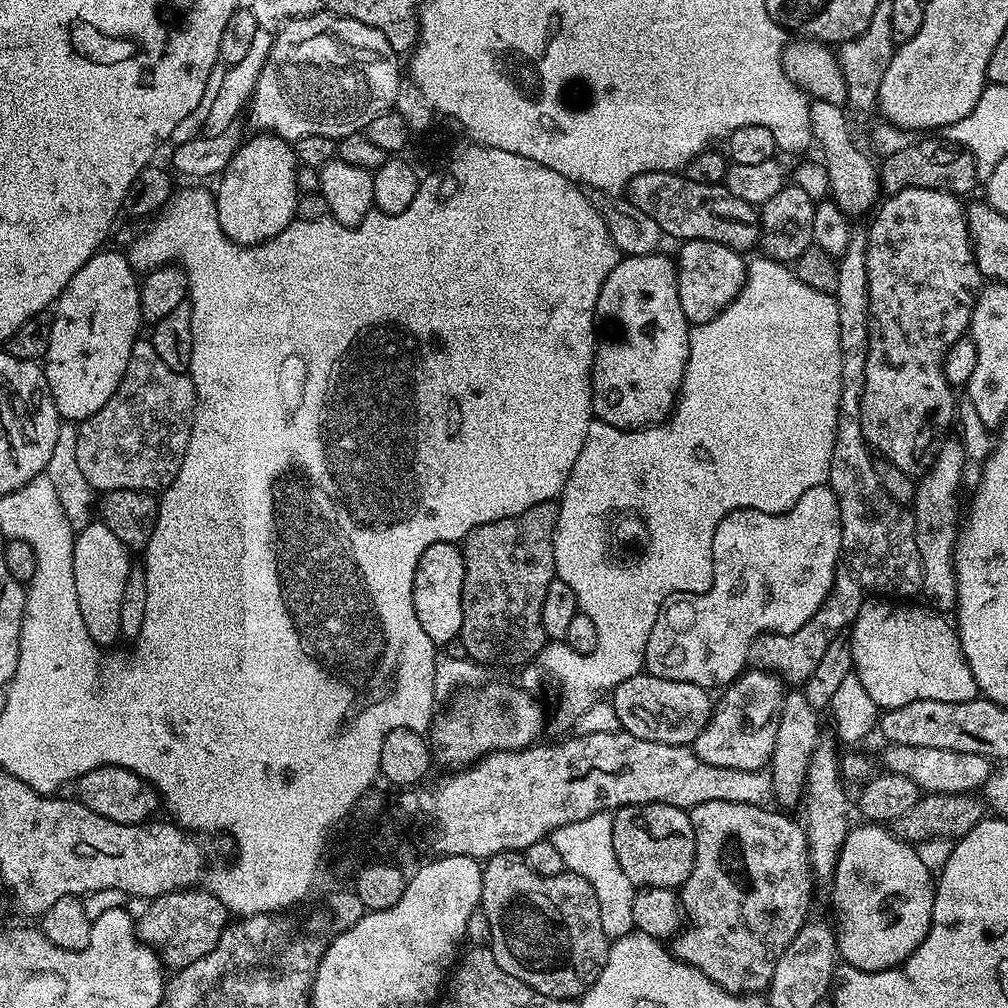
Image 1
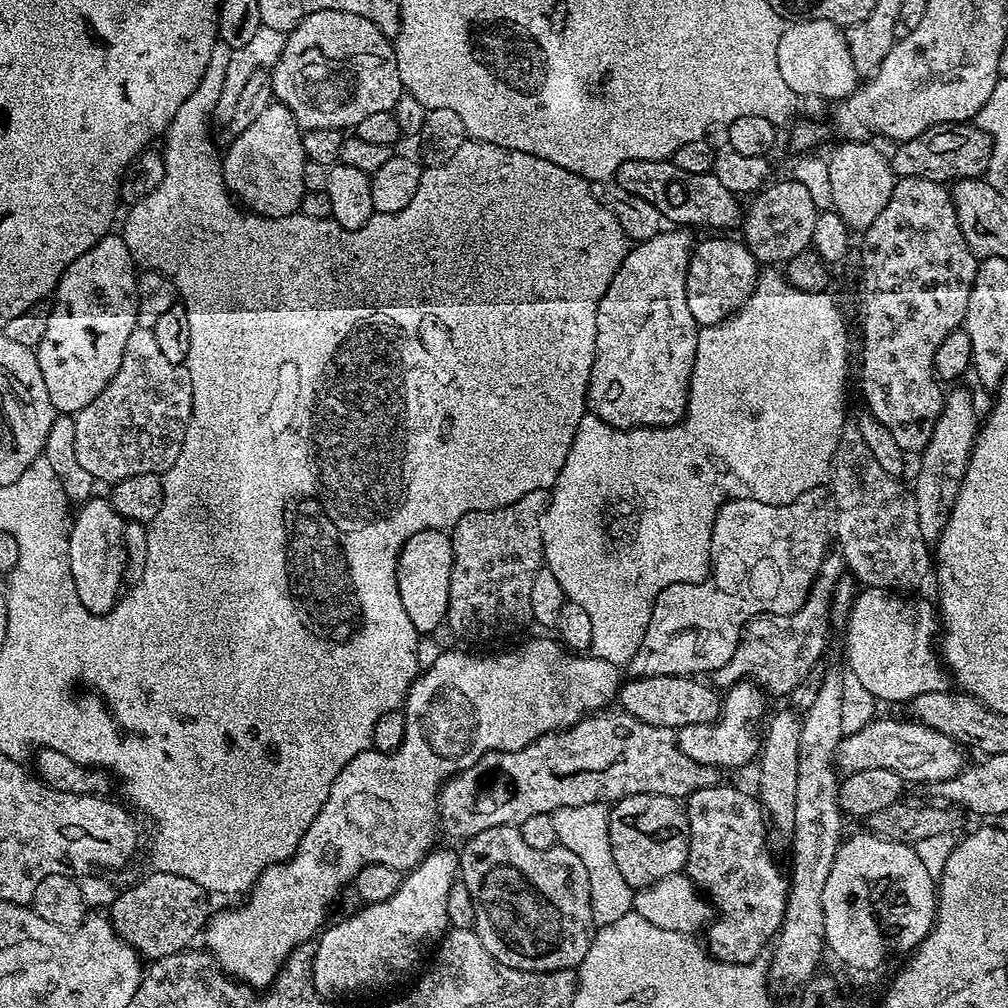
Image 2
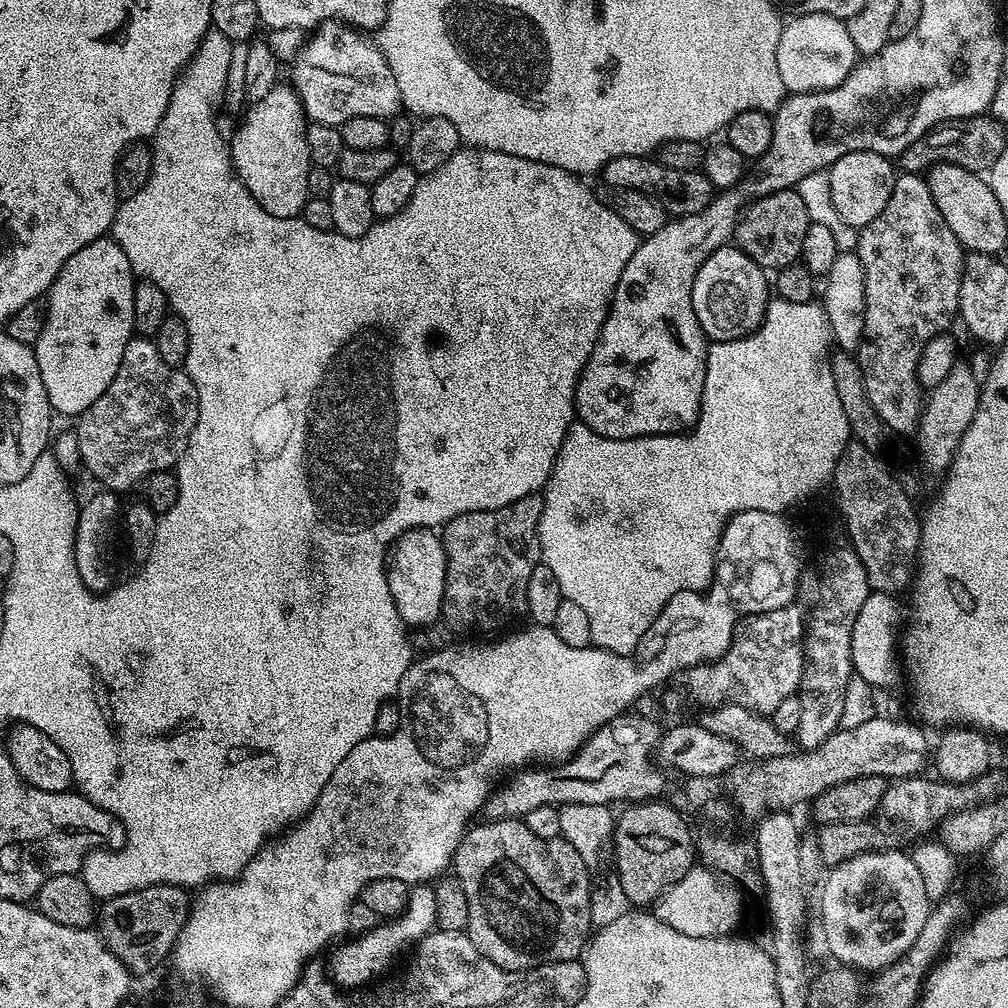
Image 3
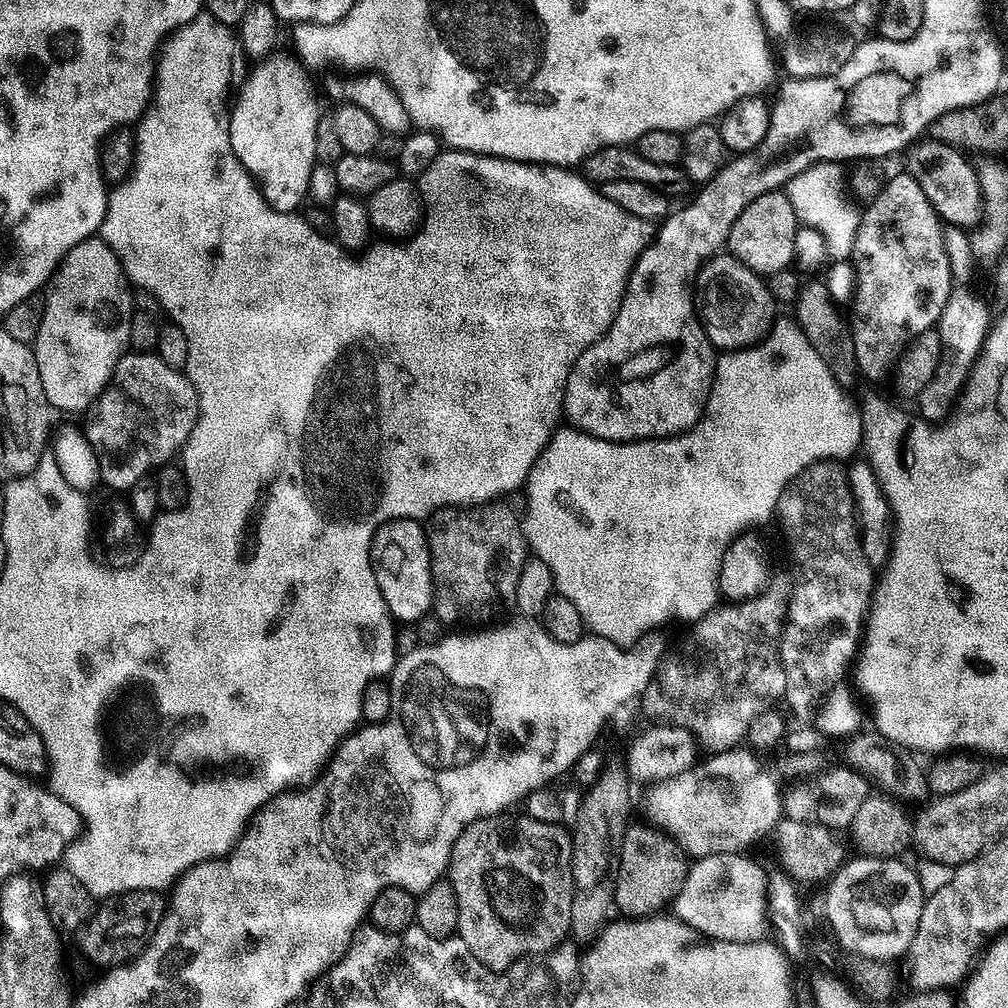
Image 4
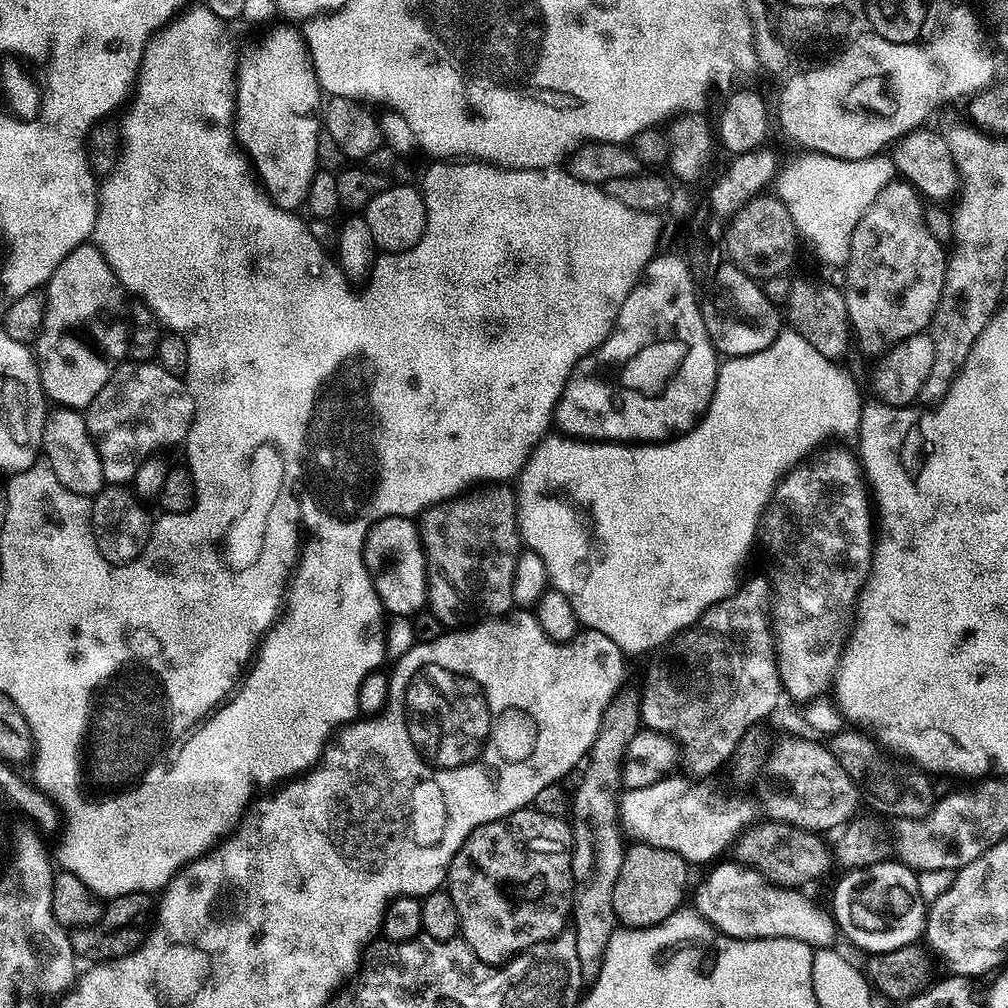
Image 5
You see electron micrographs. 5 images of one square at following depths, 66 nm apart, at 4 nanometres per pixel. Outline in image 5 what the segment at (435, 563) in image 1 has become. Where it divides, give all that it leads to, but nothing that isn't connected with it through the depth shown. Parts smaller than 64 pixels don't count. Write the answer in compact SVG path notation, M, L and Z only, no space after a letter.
M387 516L376 521L364 539L364 565L372 573L372 585L384 603L385 613L410 618L425 607L428 598L428 575L420 529L415 519Z

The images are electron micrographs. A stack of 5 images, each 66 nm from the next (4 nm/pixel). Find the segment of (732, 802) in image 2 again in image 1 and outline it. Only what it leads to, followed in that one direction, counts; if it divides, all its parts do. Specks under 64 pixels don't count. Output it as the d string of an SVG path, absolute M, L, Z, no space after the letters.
M702 802L690 810L694 842L696 843L696 857L690 874L678 888L678 903L687 923L688 920L692 923L692 928L686 929L687 927L685 927L671 941L670 951L677 960L683 960L691 968L699 968L700 972L706 974L706 978L713 980L719 988L733 994L760 994L767 989L768 984L774 978L774 966L778 962L782 950L786 950L786 946L790 946L790 942L810 916L808 903L812 900L814 877L812 863L808 857L808 839L804 833L804 825L799 819L791 820L790 817L783 816L780 812L771 812L770 809L771 807L768 806L743 804L742 802Z

